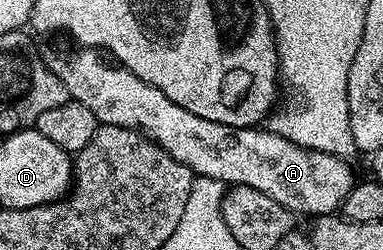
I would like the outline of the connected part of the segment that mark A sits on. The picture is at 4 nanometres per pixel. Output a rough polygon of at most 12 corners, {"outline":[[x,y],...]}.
{"outline":[[95,48],[50,61],[101,125],[293,215],[335,214],[345,158],[178,107]]}

